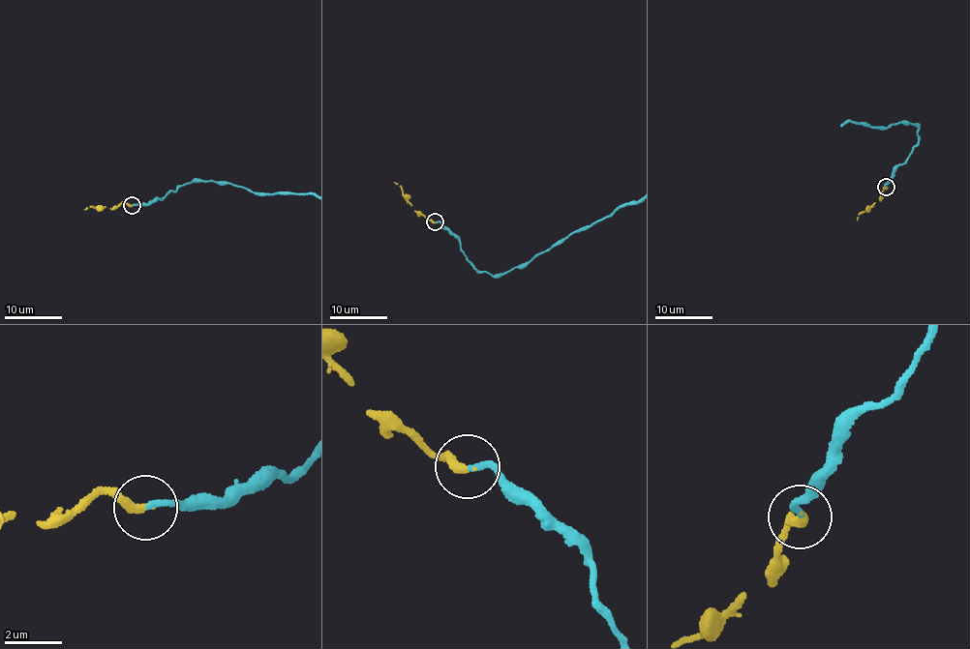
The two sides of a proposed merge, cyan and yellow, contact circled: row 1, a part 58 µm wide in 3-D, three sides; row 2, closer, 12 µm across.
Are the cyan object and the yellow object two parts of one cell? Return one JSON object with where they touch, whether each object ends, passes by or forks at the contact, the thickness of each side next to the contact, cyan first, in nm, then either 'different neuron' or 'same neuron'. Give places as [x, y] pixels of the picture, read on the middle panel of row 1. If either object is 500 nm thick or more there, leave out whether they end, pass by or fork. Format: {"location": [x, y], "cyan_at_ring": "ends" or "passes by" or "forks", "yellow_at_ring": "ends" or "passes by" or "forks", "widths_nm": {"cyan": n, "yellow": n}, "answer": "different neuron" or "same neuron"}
{"location": [435, 221], "cyan_at_ring": "ends", "yellow_at_ring": "ends", "widths_nm": {"cyan": 220, "yellow": 320}, "answer": "same neuron"}

